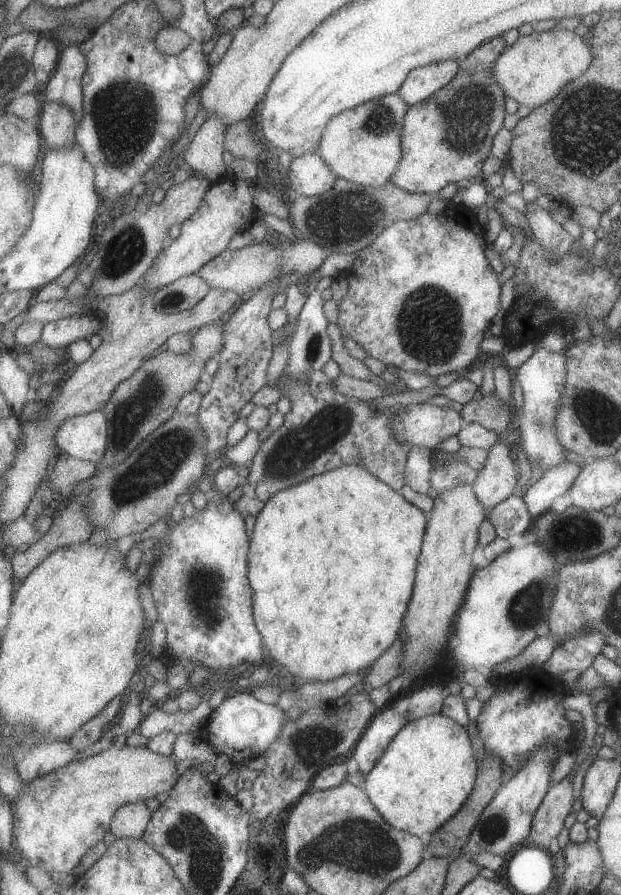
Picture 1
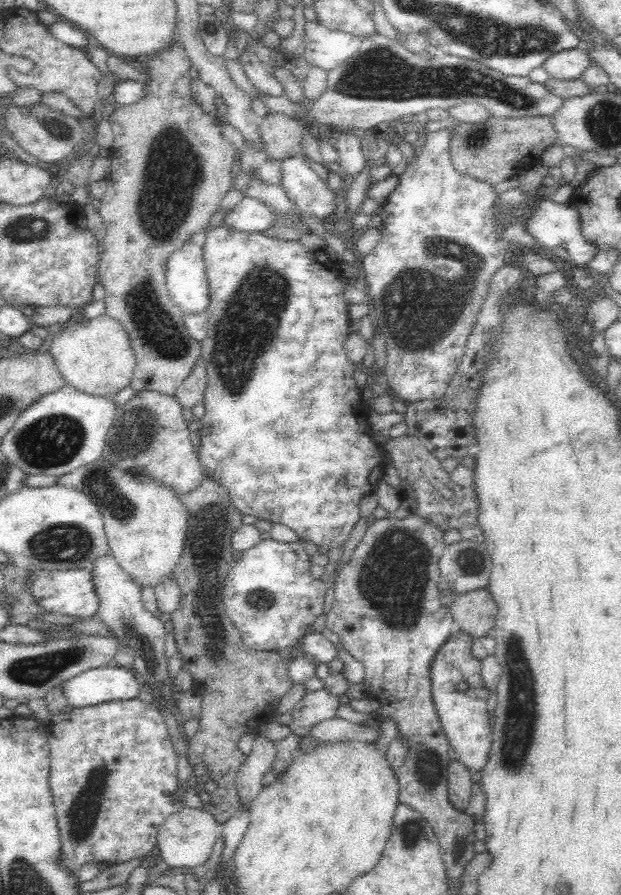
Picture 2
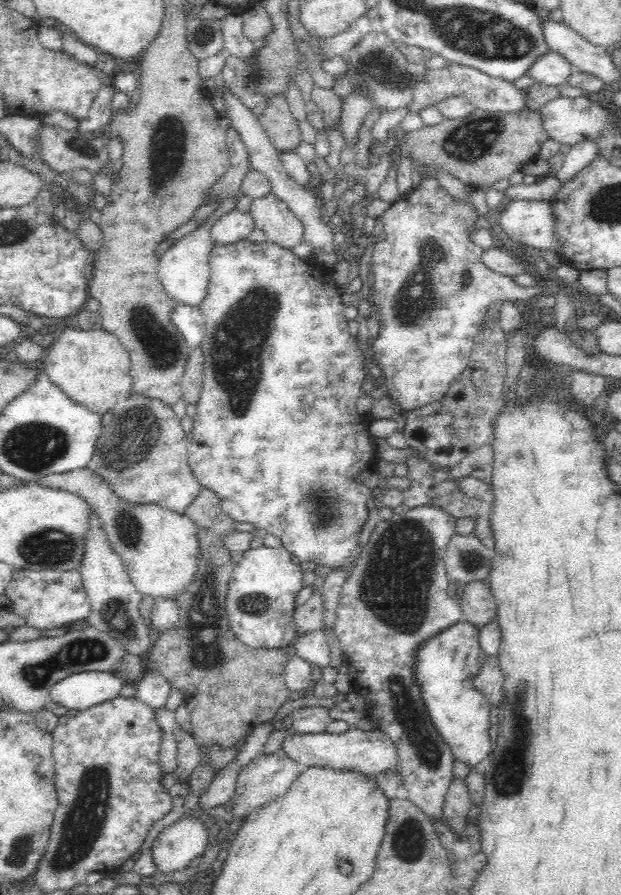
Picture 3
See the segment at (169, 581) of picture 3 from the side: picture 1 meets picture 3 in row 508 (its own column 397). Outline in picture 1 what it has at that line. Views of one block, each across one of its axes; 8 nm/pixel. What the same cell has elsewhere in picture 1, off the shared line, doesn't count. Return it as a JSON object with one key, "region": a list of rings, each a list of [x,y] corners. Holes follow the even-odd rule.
{"region":[[[399,93],[383,96],[380,99],[373,99],[363,103],[361,108],[353,108],[349,112],[343,112],[329,122],[326,128],[319,153],[323,155],[326,163],[338,177],[370,187],[380,187],[391,182],[392,176],[396,174],[401,162],[404,160],[404,124],[410,106],[403,100]]]}

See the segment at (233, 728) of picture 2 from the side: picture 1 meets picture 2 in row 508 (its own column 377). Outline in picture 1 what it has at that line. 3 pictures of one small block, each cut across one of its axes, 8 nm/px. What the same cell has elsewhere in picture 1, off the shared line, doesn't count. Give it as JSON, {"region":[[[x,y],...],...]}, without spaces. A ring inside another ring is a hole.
{"region":[[[339,177],[329,192],[315,196],[297,195],[289,203],[289,220],[306,239],[316,240],[322,247],[325,247],[329,255],[357,253],[373,244],[375,239],[393,224],[401,221],[412,221],[424,215],[431,200],[433,198],[427,193],[412,193],[393,182],[380,187],[370,187]]]}

